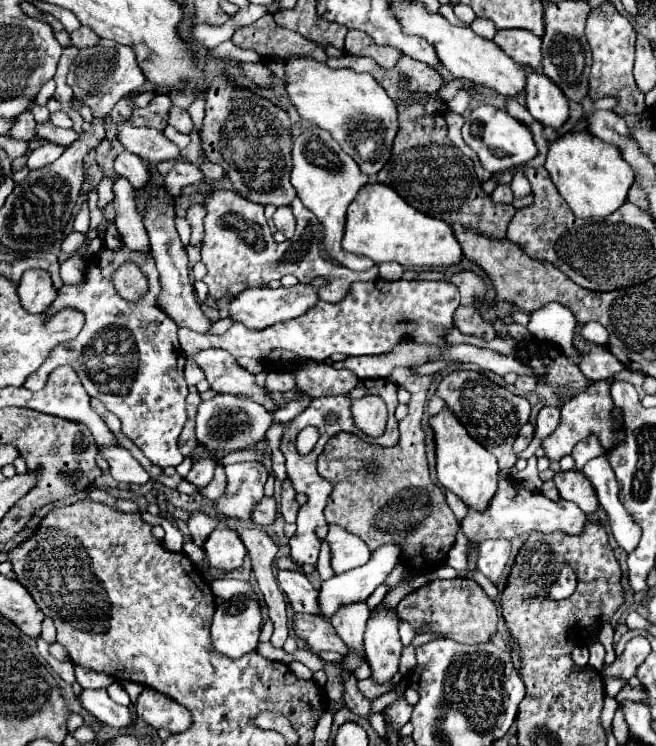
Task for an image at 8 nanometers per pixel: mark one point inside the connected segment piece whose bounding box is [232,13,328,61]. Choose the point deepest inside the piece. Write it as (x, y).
(265, 37)

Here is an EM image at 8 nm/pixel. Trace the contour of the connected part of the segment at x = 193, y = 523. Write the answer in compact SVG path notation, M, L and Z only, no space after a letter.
M202 511L192 513L190 519L188 519L188 529L190 529L192 543L198 545L198 547L202 547L204 541L208 539L208 535L216 529L216 525L218 523L214 519L210 519L206 513L202 513Z

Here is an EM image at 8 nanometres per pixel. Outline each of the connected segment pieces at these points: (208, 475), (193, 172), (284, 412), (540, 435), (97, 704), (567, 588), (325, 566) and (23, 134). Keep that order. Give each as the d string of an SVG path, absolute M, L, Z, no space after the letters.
M202 457L200 461L194 463L194 467L192 467L192 471L188 473L186 481L192 483L198 491L202 491L202 489L210 483L210 479L214 477L214 467L216 467L216 463L214 463L212 459Z
M200 151L200 159L198 159L196 163L176 163L176 167L162 179L162 181L164 181L164 187L168 187L166 191L168 191L172 197L178 197L182 187L194 185L194 183L202 181L204 175L202 175L202 171L200 171L200 165L202 165L204 161L206 161L204 151Z
M304 395L302 399L290 399L288 403L286 403L286 407L282 407L282 409L278 409L276 413L274 413L274 423L286 423L286 421L290 421L290 419L294 419L296 415L300 415L300 411L304 411L306 407L308 407L308 403L312 403L312 397L310 395Z
M542 407L538 413L538 421L536 421L536 435L534 435L534 445L530 445L526 451L522 451L522 459L530 459L534 455L534 451L540 447L542 439L548 437L560 421L560 409L558 407Z
M84 689L80 699L82 699L84 709L88 709L92 715L96 715L96 719L100 719L102 723L106 723L110 727L124 729L132 723L130 709L114 703L108 697L106 689Z
M564 565L558 581L550 587L540 589L540 595L550 595L552 599L566 599L566 597L572 595L574 589L576 589L576 575L572 573L572 569L568 565Z
M323 540L321 543L319 558L316 565L316 568L320 574L322 581L326 581L335 575L331 568L330 560L331 560L330 548L326 541Z
M24 111L24 113L18 117L18 121L16 121L16 125L10 129L8 137L10 137L10 139L22 139L22 141L34 141L34 139L38 139L36 121L34 121L34 117L32 117L30 111Z

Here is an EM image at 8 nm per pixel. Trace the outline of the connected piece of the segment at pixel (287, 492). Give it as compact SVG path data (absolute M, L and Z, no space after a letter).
M284 479L282 483L282 501L280 501L280 513L284 517L284 521L296 521L298 515L298 501L296 501L296 491L292 487L290 479Z

